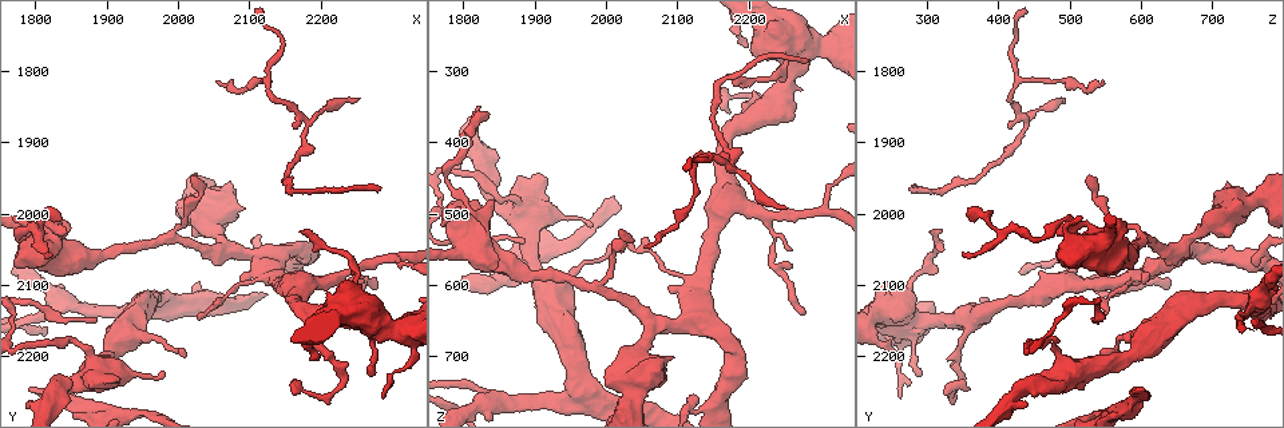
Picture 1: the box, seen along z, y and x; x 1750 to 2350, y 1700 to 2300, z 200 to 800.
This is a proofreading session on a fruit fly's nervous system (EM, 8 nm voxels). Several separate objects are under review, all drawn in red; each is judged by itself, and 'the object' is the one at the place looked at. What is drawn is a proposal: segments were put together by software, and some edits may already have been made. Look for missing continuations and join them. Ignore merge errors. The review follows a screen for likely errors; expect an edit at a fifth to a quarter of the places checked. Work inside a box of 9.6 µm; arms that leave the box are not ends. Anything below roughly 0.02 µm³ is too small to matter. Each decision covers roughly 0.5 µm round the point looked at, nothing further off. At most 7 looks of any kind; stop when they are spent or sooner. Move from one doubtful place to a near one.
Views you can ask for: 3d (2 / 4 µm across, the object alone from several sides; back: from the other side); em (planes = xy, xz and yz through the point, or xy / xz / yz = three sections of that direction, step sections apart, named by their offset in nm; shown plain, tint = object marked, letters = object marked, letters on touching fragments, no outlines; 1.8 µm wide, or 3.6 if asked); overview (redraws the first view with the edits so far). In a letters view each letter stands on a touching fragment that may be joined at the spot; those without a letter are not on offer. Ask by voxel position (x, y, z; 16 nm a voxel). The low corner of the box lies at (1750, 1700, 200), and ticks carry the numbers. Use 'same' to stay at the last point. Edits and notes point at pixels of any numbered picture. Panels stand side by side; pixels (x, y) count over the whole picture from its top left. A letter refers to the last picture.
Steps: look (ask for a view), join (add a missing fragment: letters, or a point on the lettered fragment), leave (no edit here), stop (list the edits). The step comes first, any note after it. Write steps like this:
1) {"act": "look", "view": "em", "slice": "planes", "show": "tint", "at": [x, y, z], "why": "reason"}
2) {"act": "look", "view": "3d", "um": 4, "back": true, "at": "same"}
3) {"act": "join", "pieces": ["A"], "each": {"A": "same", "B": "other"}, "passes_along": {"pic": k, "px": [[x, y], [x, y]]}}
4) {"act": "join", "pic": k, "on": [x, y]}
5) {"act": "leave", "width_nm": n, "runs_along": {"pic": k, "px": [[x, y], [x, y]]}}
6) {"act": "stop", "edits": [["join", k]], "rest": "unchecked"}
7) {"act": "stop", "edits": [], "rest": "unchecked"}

{"act": "look", "view": "em", "um": 3.6, "slice": "yz", "step": 8, "show": "tint", "at": [1820, 2040, 555], "why": "thick turns thin"}

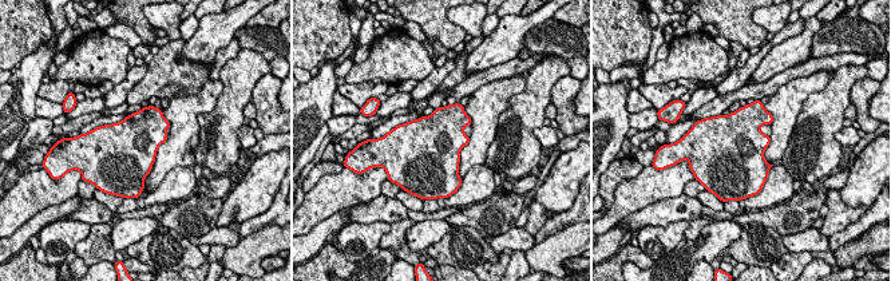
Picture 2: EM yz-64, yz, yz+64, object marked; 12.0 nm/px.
{"act": "look", "view": "em", "um": 3.6, "slice": "planes", "show": "letters", "at": "same", "why": "another direction"}

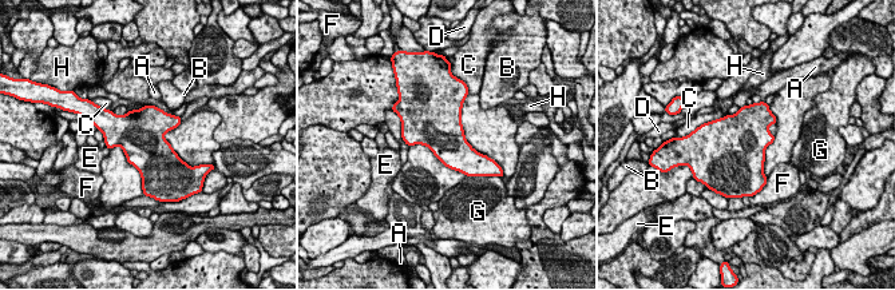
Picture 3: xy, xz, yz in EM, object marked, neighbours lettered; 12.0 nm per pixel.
{"act": "leave", "longest_contact_nm": ["C", 320], "each": {"A": "other", "B": "other", "C": "other", "D": "other", "E": "other", "F": "other", "G": "other", "H": "other"}, "found": "none of them fits"}

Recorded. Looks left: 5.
{"act": "look", "view": "3d", "um": 4, "at": [1790, 2250, 600], "why": "an open end"}

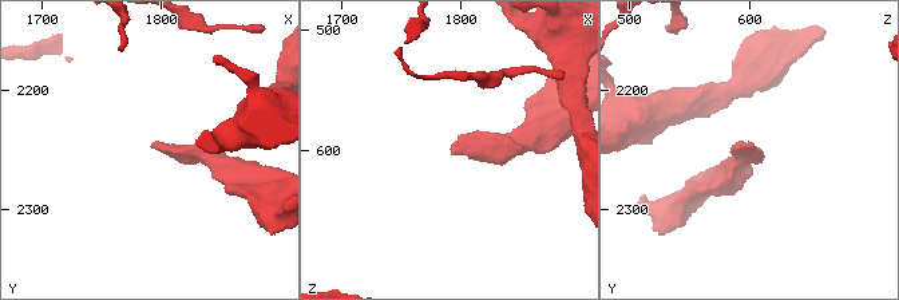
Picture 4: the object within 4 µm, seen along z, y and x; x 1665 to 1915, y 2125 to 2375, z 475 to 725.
{"act": "look", "view": "em", "slice": "planes", "show": "letters", "at": [1790, 2246, 606]}

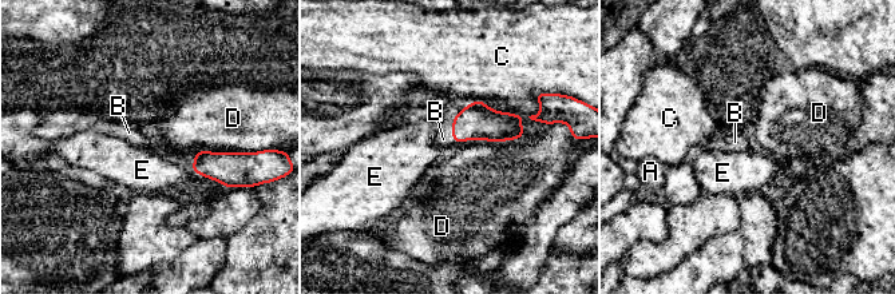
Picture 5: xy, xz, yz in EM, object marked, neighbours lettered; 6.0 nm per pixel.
{"act": "join", "pieces": ["B"], "longest_contact_nm": ["C", 340], "each": {"A": "other", "B": "same", "C": "other", "D": "other", "E": "other"}, "found": "the neuron continues"}

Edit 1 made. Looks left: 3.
{"act": "look", "view": "em", "slice": "planes", "show": "letters", "at": [2120, 1815, 425], "why": "sharp bend"}

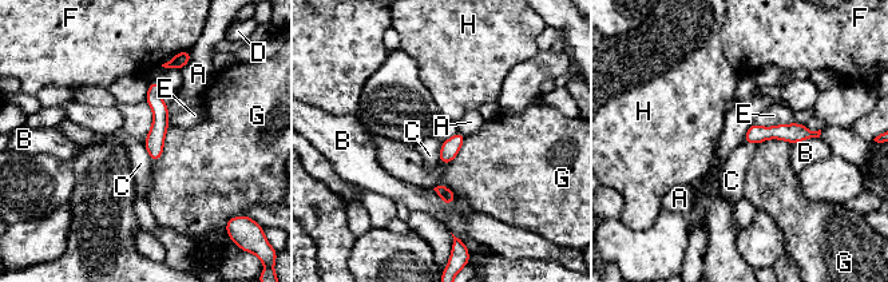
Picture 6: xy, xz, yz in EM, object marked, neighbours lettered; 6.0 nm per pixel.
{"act": "leave", "longest_contact_nm": ["G", 240], "each": {"A": "other", "B": "other", "C": "other", "D": "other", "E": "other", "F": "other", "G": "other", "H": "other"}, "border": {"pic": 6, "px": [[142, 143], [151, 162]]}, "found": "no lettered fragment goes on from it"}

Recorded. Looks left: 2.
{"act": "stop", "edits": [["join", 5]], "rest": "unchecked"}

